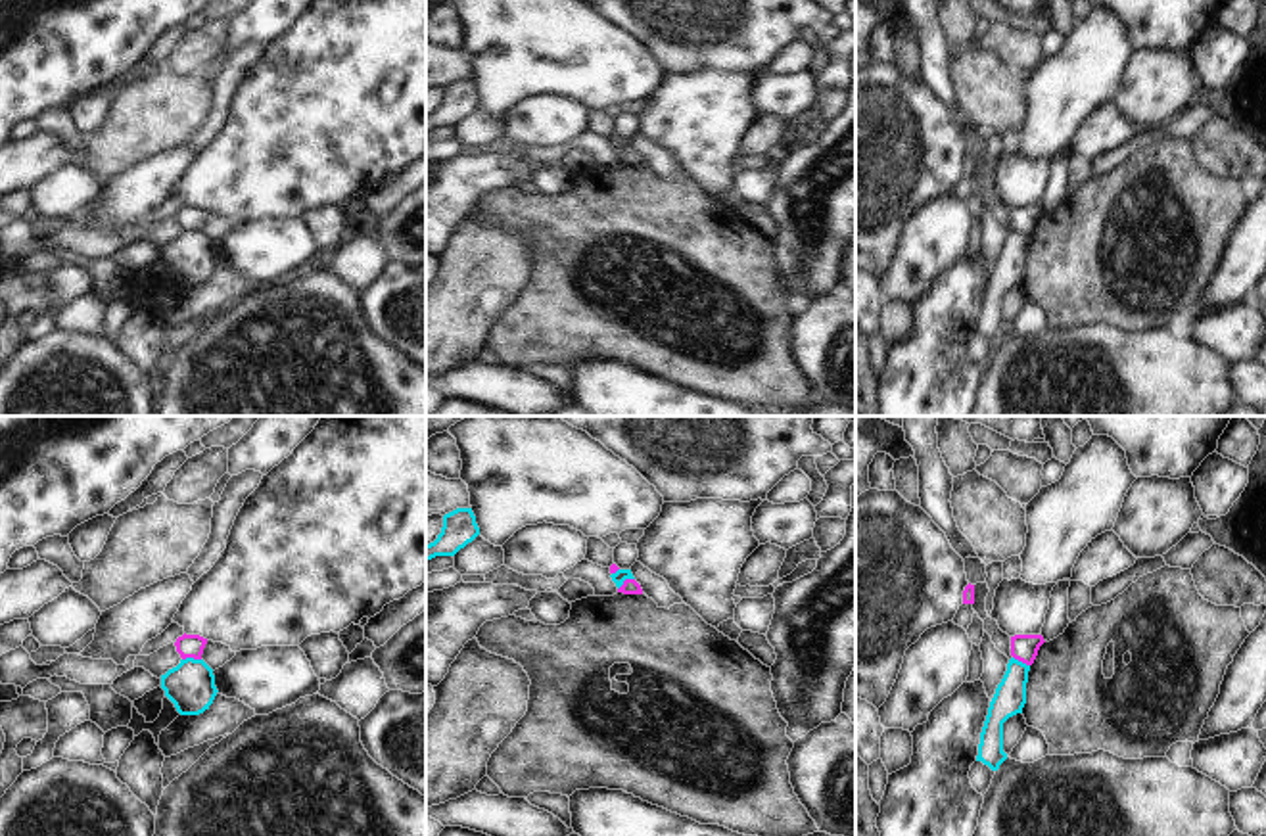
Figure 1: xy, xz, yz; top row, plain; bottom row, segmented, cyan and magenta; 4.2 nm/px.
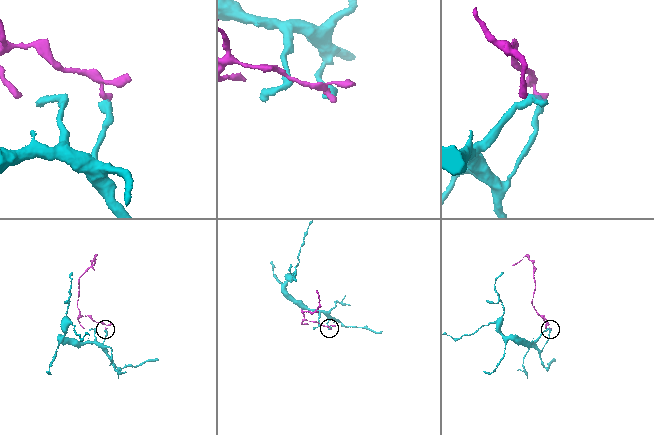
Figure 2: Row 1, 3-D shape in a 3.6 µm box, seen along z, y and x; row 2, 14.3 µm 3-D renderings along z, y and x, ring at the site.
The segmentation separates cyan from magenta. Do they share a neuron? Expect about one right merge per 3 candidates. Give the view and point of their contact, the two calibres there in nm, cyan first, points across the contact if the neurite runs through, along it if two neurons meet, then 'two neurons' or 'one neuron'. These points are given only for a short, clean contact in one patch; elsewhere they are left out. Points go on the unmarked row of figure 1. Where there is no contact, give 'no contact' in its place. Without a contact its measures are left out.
contact xy (190, 229); calibres 200 and 100 nm; border xy (200, 229), (183, 231); two neurons

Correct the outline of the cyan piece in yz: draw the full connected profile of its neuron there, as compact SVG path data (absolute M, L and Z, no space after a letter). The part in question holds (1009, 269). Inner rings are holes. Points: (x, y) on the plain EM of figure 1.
M1011 228L1001 253L990 272L988 286L980 303L976 332L982 332L992 341L1007 330L1003 322L1003 293L1022 284L1026 274L1026 253L1030 236Z

